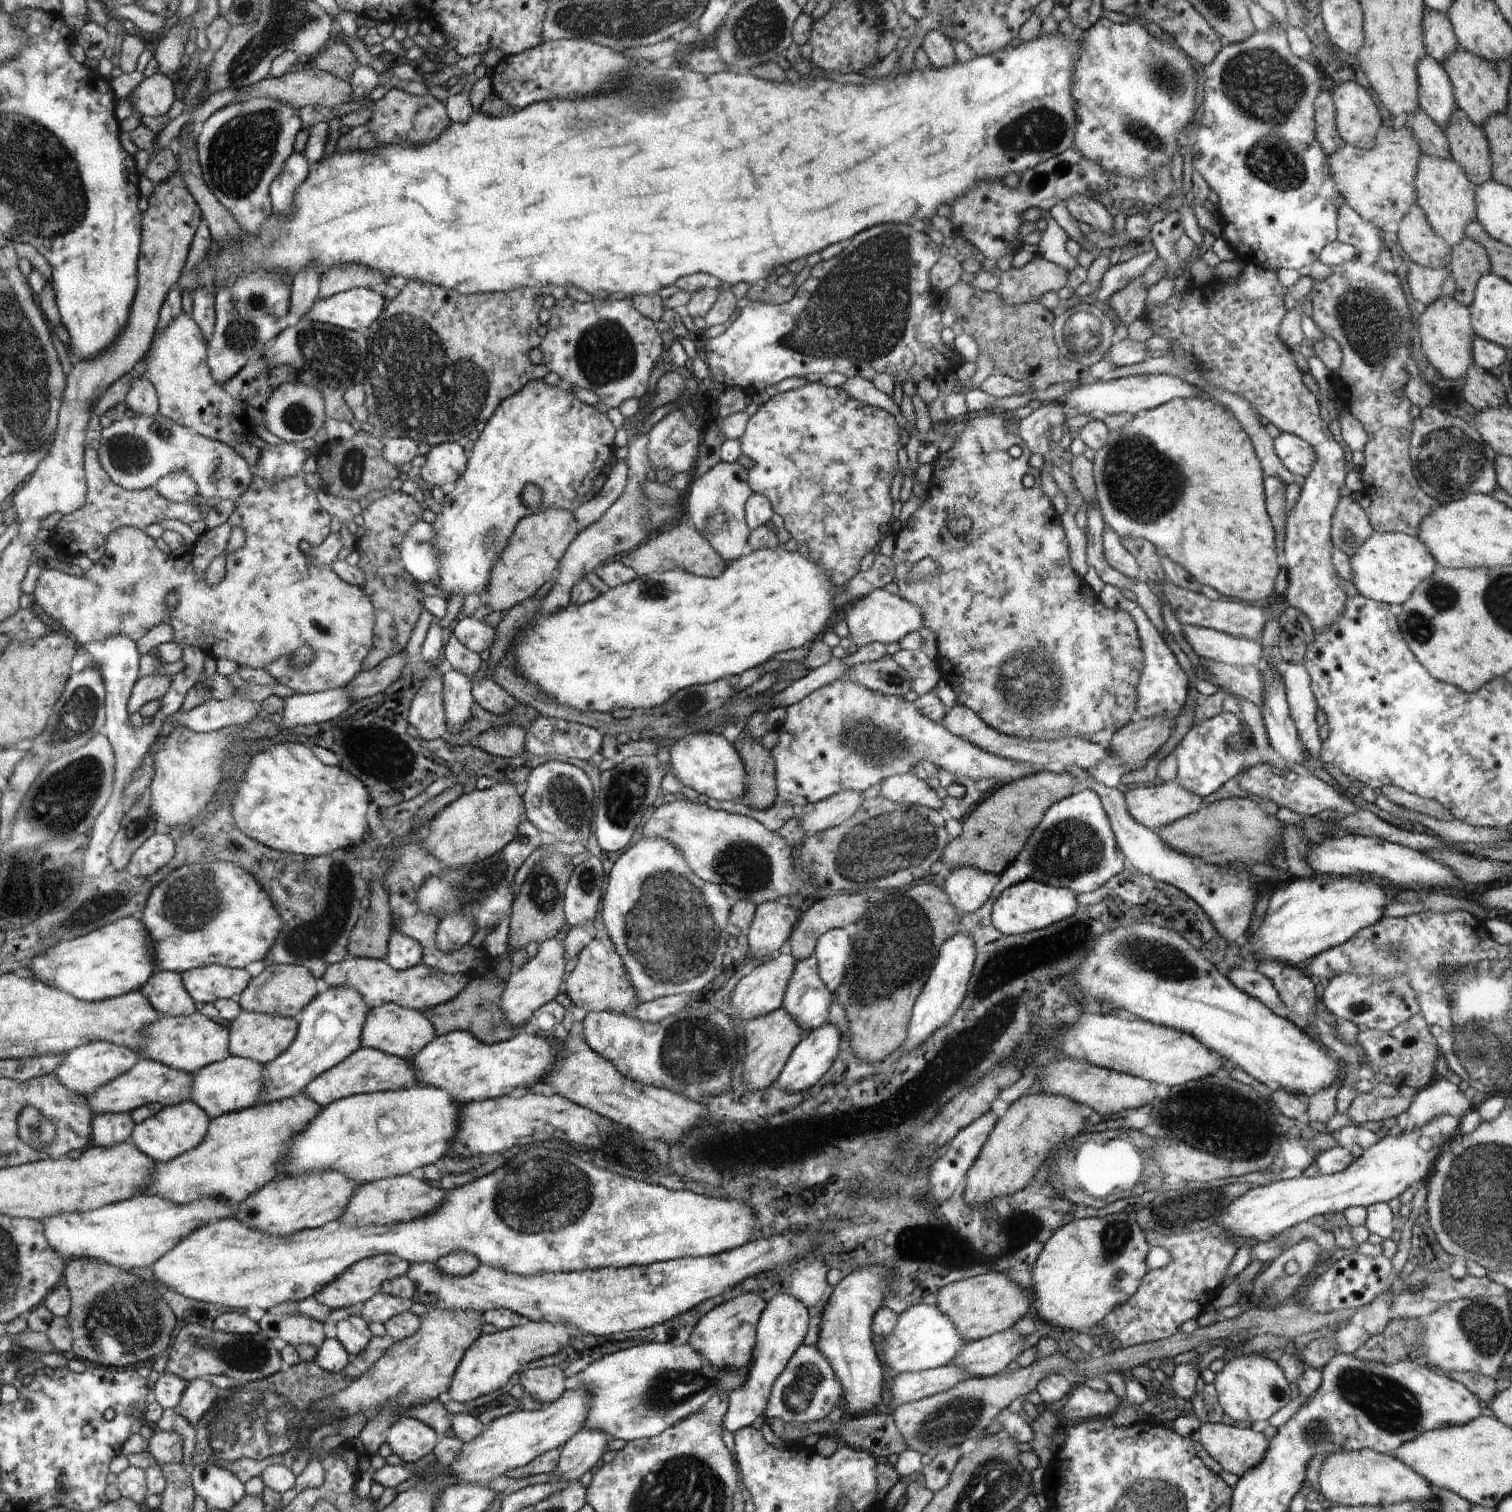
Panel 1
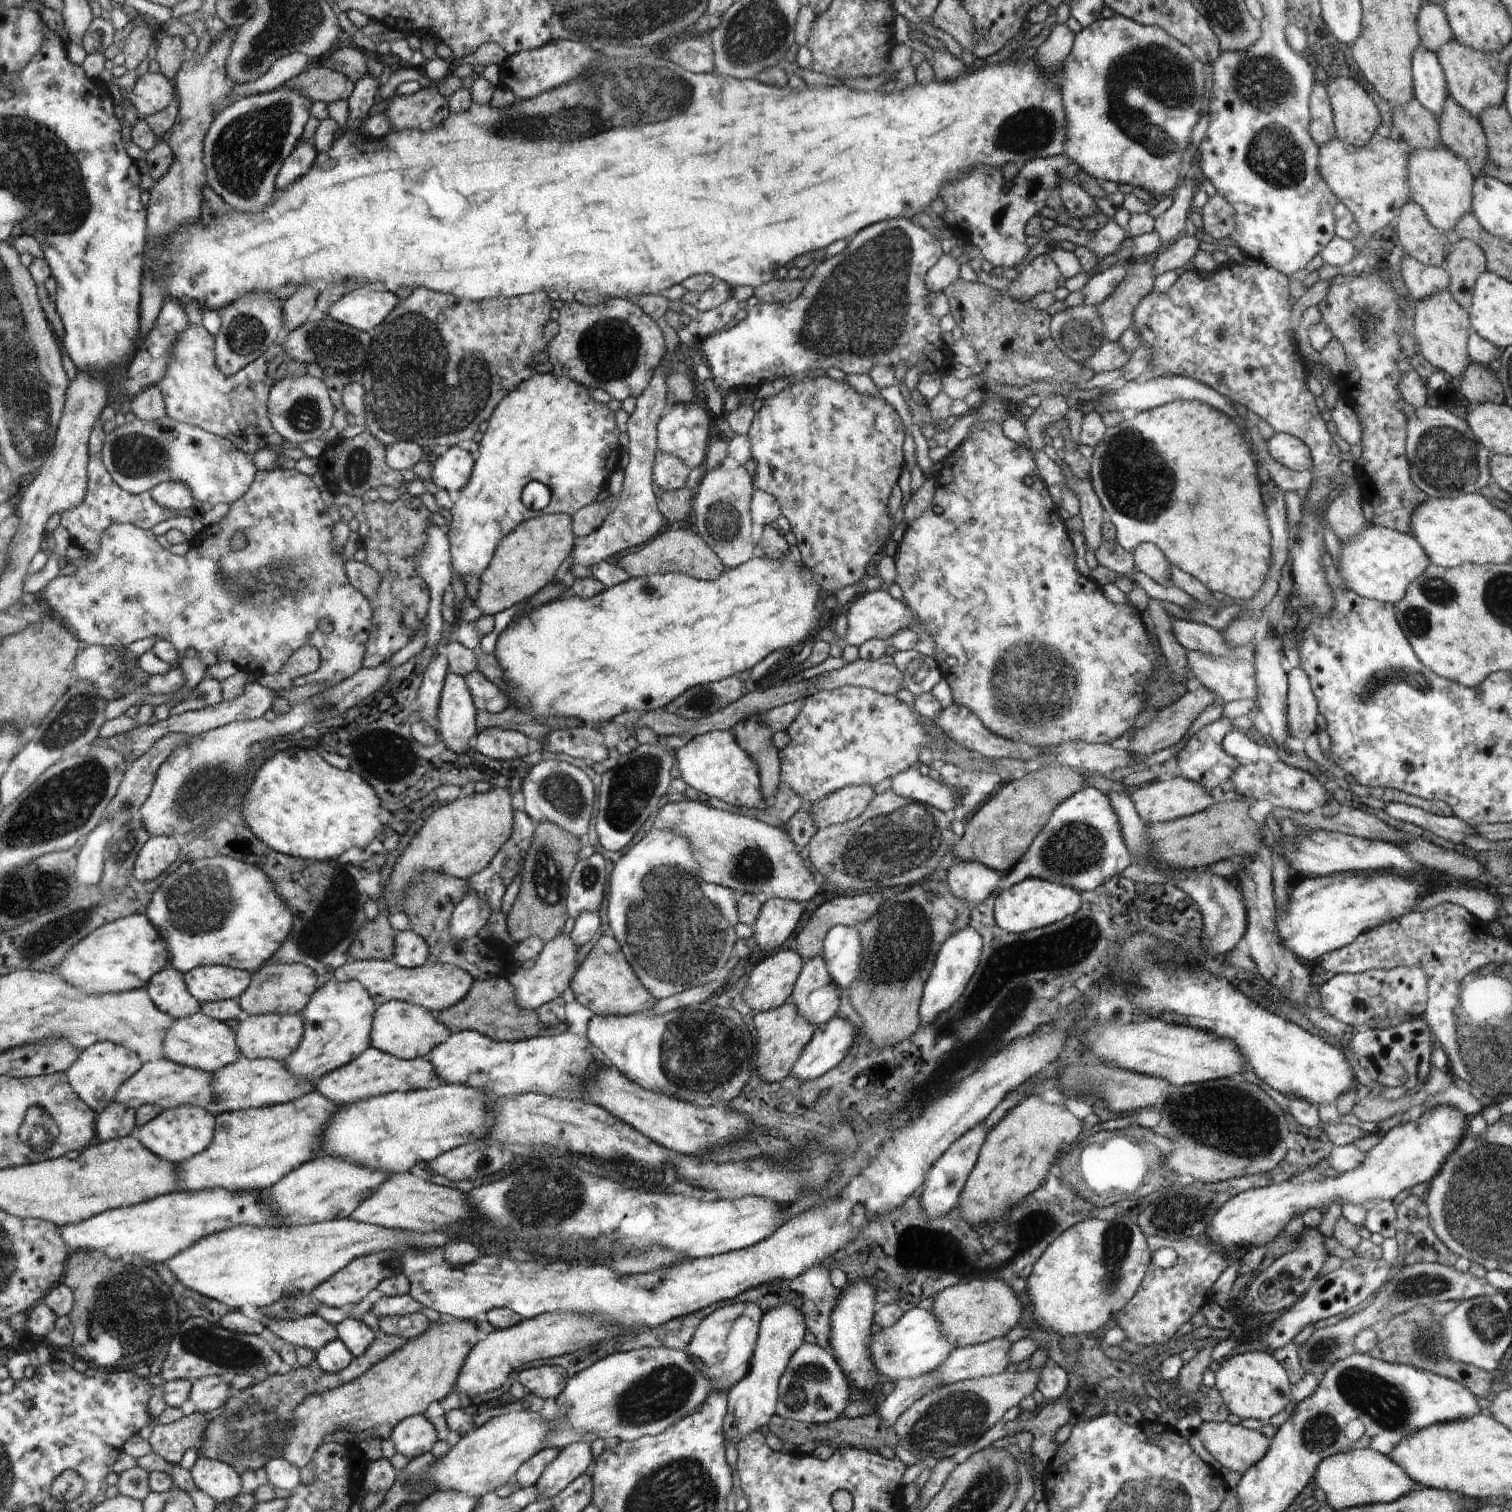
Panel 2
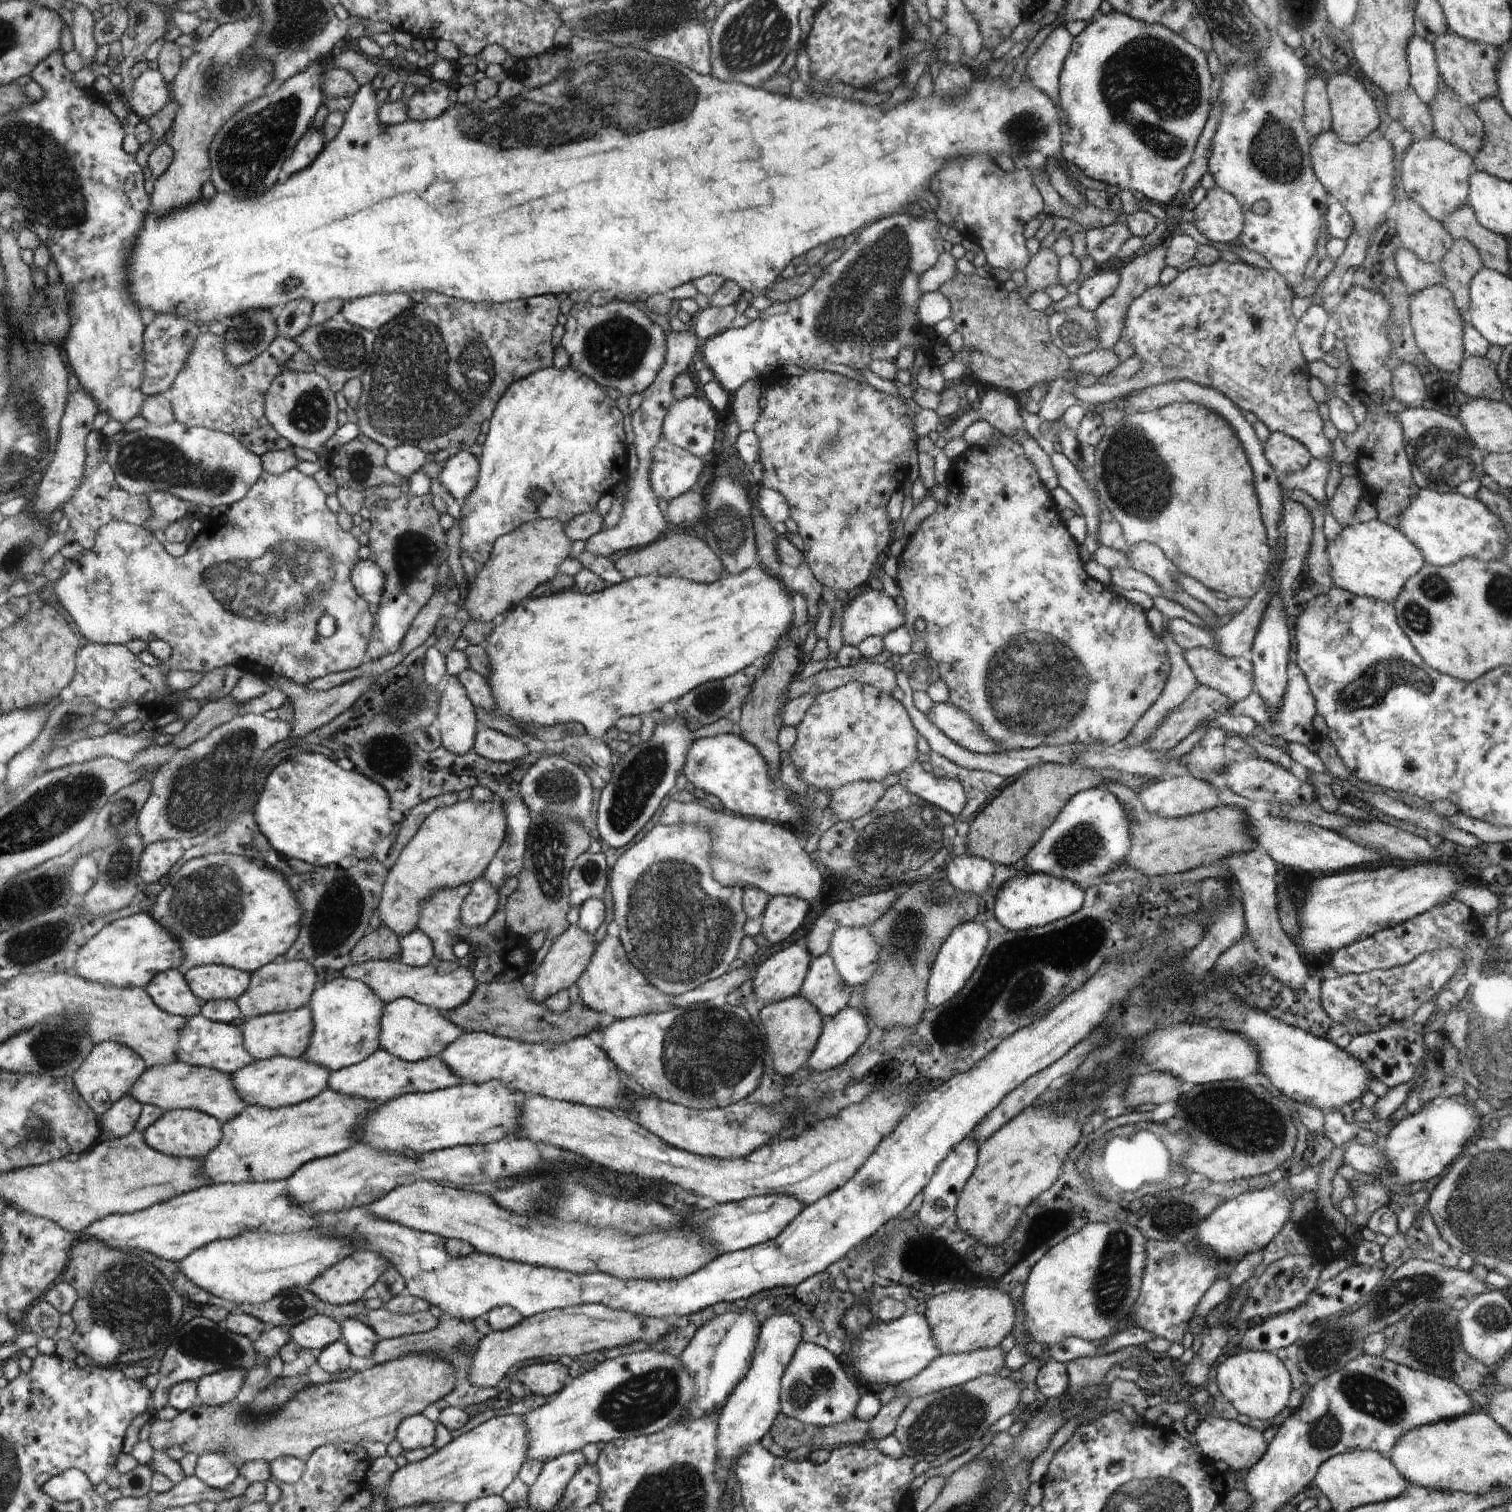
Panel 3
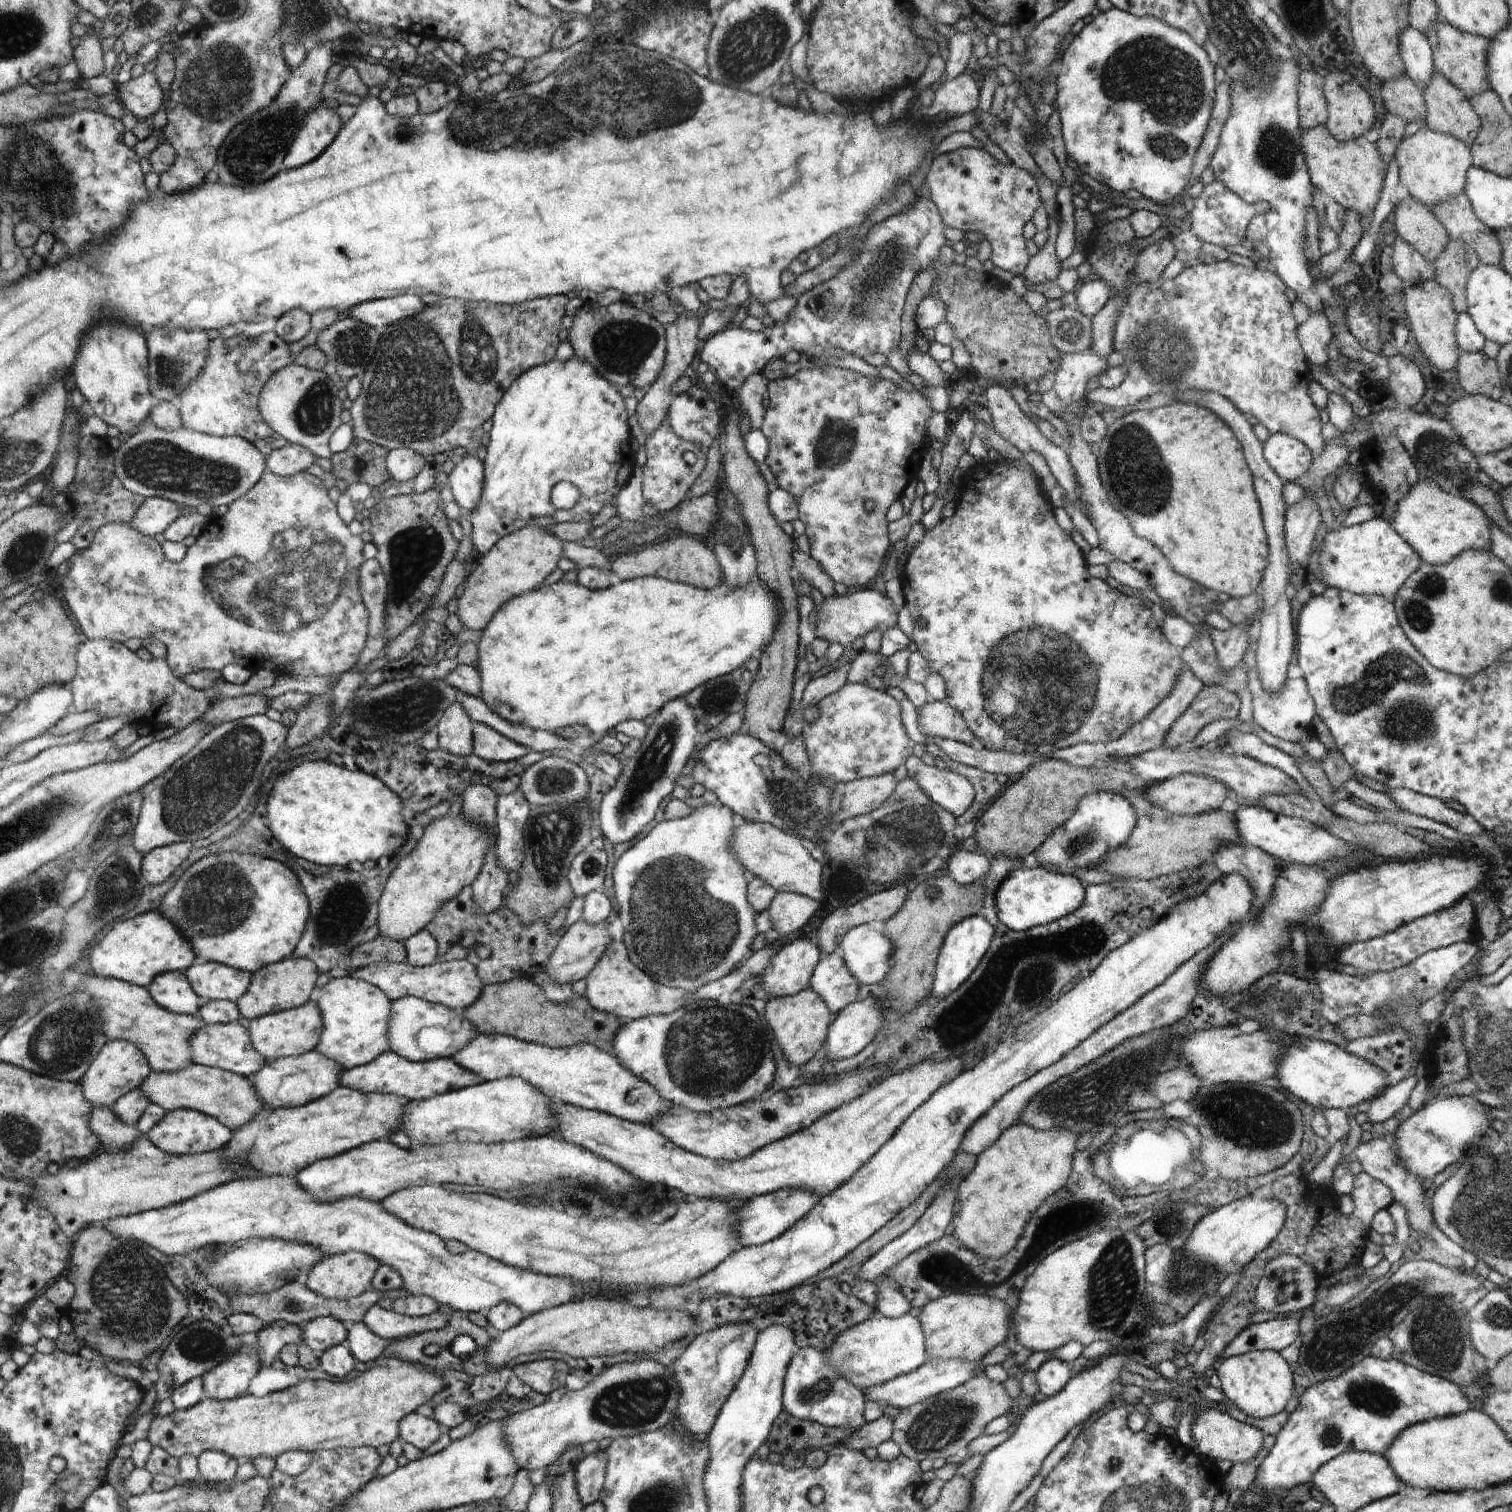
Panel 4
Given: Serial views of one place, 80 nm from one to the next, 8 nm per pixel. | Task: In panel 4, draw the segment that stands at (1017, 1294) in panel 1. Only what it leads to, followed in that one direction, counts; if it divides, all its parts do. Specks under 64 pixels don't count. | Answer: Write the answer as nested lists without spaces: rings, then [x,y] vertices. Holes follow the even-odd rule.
[[[952,1293],[922,1307],[918,1317],[924,1332],[928,1361],[960,1359],[980,1361],[992,1348],[1005,1342],[1008,1332],[1007,1304],[994,1297],[972,1293]]]

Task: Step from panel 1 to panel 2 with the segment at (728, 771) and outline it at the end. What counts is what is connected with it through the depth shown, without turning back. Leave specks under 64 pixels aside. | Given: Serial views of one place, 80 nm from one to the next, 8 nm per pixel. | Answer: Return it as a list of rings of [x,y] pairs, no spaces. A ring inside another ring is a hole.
[[[710,731],[696,735],[676,750],[677,775],[698,792],[717,798],[733,807],[766,809],[771,801],[763,796],[760,766],[730,731]]]

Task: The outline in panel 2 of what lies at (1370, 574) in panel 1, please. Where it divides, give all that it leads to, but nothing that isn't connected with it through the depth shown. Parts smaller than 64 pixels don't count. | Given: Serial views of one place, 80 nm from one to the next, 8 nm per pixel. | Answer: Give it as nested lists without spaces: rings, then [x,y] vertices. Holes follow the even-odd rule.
[[[1370,523],[1355,539],[1341,545],[1337,570],[1347,588],[1358,596],[1394,605],[1405,595],[1408,585],[1418,578],[1429,564],[1430,559],[1426,552],[1410,533]]]

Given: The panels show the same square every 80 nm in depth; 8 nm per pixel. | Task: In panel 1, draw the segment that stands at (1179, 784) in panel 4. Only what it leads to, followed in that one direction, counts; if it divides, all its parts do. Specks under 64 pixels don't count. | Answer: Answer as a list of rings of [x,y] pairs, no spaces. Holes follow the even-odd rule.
[[[1176,781],[1132,788],[1125,799],[1130,814],[1153,831],[1195,813],[1204,805],[1202,798]]]

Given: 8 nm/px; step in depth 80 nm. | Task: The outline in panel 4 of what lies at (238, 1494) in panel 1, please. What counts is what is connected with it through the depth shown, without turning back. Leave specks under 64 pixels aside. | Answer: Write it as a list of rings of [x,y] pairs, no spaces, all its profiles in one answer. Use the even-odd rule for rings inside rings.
[[[207,1450],[198,1457],[200,1474],[209,1481],[229,1483],[236,1476],[238,1461],[226,1453]]]

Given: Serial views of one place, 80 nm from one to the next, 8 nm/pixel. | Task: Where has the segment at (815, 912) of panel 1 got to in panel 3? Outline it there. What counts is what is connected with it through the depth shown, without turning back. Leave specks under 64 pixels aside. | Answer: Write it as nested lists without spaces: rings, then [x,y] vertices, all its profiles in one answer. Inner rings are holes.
[[[894,888],[882,890],[876,894],[860,896],[850,902],[836,902],[826,908],[811,932],[804,939],[812,958],[826,955],[832,944],[833,933],[840,927],[870,927],[876,923],[886,910],[896,904],[897,899]]]

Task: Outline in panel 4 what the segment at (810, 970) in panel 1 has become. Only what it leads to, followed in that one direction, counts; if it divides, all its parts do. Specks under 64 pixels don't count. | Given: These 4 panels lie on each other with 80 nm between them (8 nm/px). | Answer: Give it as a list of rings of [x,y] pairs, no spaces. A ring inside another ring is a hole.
[[[839,948],[819,960],[810,982],[811,989],[823,997],[833,1013],[842,1011],[854,1000],[860,1000],[859,986],[859,980],[848,970],[843,950]]]

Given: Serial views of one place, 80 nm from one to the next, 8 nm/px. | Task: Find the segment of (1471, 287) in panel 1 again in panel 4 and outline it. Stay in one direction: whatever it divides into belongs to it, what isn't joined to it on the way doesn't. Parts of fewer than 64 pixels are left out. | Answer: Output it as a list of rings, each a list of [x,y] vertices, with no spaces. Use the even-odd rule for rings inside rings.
[[[1450,239],[1434,263],[1436,269],[1434,280],[1452,293],[1454,310],[1458,314],[1466,313],[1467,278],[1481,263],[1476,251],[1463,240]]]

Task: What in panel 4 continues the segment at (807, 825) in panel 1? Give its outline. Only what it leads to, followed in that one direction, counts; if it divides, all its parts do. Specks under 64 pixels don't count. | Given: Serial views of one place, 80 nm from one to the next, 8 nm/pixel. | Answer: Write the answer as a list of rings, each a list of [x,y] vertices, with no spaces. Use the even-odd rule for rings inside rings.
[[[892,773],[860,777],[846,783],[841,808],[853,817],[876,810],[895,791],[899,783]]]

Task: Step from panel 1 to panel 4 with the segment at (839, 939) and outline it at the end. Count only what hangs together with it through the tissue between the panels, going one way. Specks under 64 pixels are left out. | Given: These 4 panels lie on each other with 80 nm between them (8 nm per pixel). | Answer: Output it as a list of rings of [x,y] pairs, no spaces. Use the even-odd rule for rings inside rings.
[[[861,924],[851,928],[845,933],[838,946],[843,950],[843,959],[847,963],[848,970],[859,980],[859,984],[874,984],[879,986],[892,970],[895,960],[893,953],[895,946],[890,937],[881,930],[880,927],[873,924]]]

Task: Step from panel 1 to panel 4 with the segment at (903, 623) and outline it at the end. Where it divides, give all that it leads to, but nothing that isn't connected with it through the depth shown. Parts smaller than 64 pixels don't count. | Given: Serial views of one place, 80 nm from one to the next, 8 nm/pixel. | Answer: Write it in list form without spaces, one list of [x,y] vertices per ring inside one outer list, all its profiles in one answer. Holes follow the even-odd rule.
[[[876,589],[849,590],[846,594],[825,597],[822,604],[815,607],[815,611],[815,636],[826,639],[829,643],[838,642],[845,648],[850,646],[857,636],[864,636],[868,631],[876,629],[884,632],[888,627],[897,624],[897,614],[892,601]]]

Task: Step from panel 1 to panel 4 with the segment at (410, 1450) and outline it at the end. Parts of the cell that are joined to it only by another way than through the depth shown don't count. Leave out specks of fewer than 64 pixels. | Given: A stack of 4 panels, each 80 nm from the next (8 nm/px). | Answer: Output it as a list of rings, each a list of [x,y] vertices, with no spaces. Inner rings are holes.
[[[414,1412],[400,1422],[399,1432],[399,1437],[404,1442],[423,1451],[435,1443],[447,1430],[434,1418],[423,1417]]]

